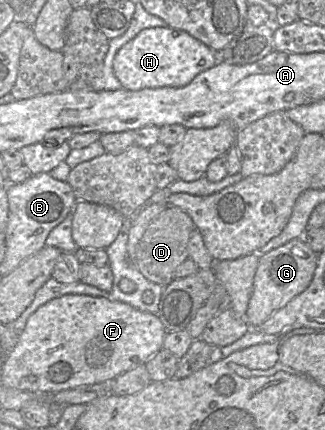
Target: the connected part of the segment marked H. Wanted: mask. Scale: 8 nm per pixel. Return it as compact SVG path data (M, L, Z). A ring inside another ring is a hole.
M170 27L147 28L123 45L113 60L113 71L122 89L184 87L198 74L216 65L219 55L183 30Z

